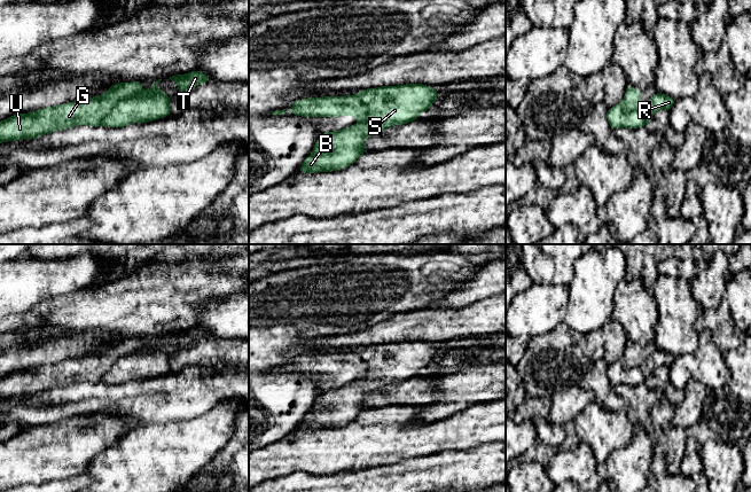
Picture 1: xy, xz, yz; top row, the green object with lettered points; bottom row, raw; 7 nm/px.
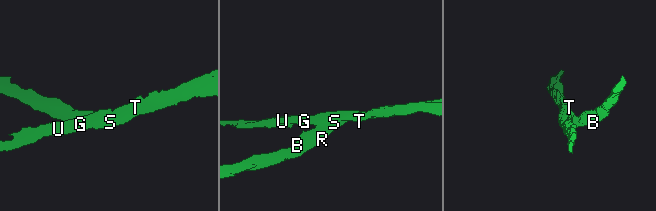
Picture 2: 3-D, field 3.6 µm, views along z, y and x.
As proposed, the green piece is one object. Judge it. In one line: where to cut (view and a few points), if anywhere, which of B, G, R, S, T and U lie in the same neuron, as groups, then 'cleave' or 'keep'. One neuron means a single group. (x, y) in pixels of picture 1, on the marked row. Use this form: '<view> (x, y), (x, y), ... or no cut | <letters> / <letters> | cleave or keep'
xy (138, 93), (122, 98), (100, 124) | B R S T / G U | cleave

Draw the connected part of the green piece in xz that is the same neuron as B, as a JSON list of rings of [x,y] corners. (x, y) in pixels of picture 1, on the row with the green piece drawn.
[[[422,84],[359,91],[358,97],[368,109],[365,120],[337,132],[324,131],[298,172],[331,172],[347,167],[367,151],[363,141],[368,136],[378,135],[388,126],[417,119],[438,96],[437,89]]]

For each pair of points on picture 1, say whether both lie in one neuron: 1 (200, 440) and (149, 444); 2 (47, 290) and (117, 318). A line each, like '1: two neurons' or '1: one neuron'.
1: one neuron
2: two neurons

